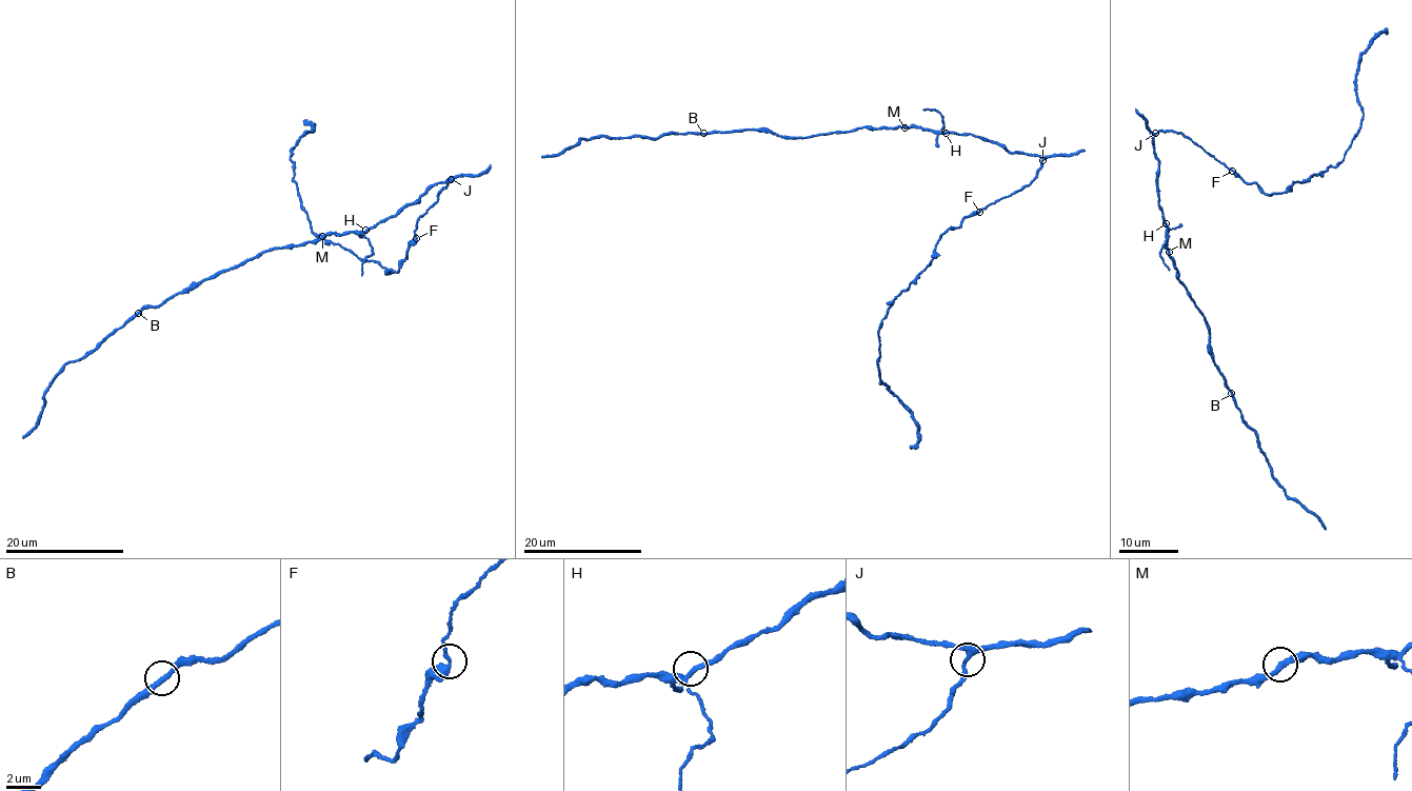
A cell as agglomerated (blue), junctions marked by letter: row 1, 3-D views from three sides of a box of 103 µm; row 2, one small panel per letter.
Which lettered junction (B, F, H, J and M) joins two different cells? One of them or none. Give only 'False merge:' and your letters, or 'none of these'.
False merge: none of these

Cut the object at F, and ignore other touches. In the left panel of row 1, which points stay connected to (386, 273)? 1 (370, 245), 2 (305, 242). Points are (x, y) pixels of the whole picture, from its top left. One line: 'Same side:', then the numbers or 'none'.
Same side: none

